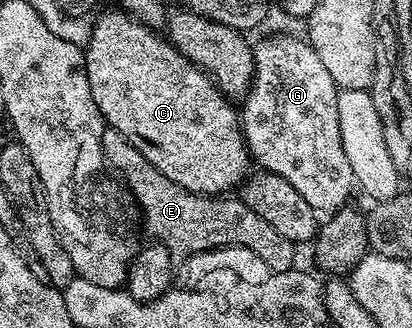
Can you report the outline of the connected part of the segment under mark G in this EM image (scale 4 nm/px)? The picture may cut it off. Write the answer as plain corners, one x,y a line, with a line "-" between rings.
272,36
269,42
256,42
252,55
256,65
254,85
242,106
242,129
248,143
248,153
261,162
269,174
282,176
286,184
306,200
317,212
335,212
349,205
352,190
356,186
354,168
346,160
346,148
342,148
342,132
338,128
338,87
326,72
326,64
318,60
318,52
307,41
279,42

